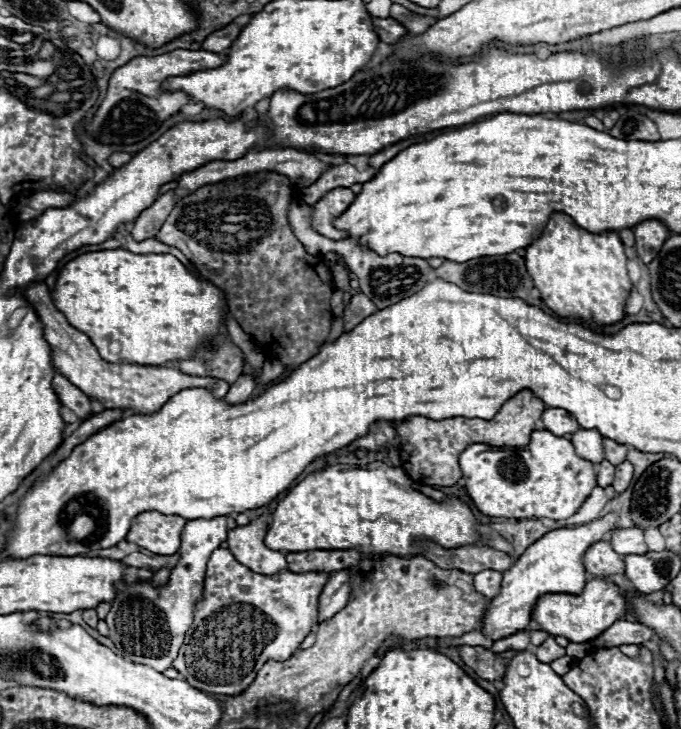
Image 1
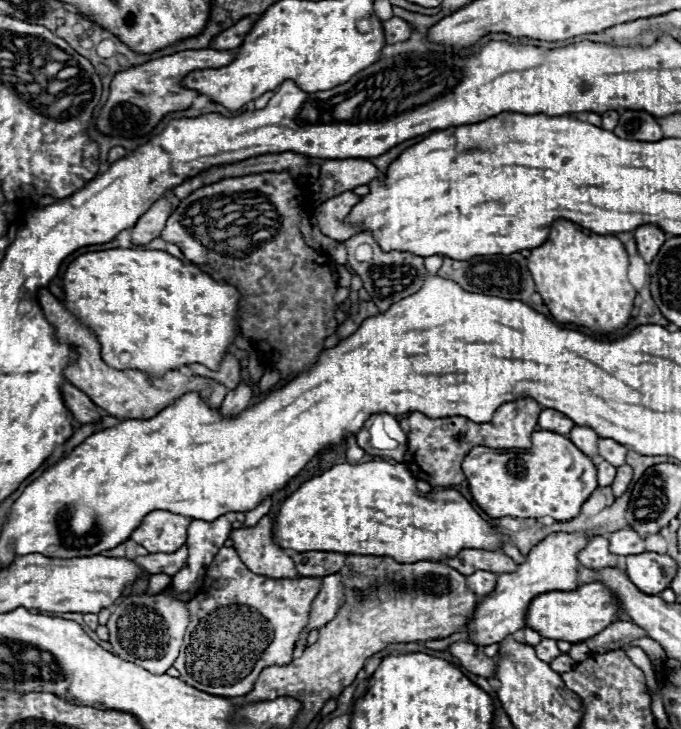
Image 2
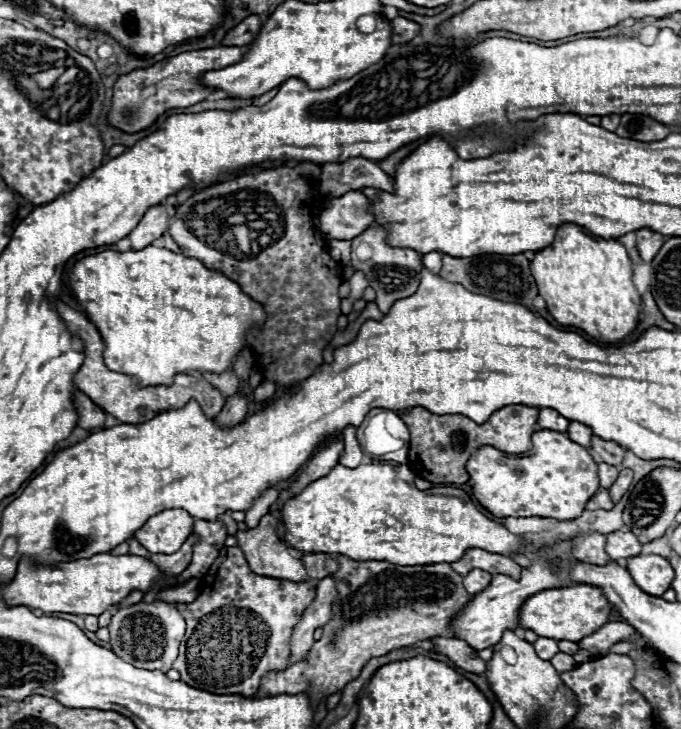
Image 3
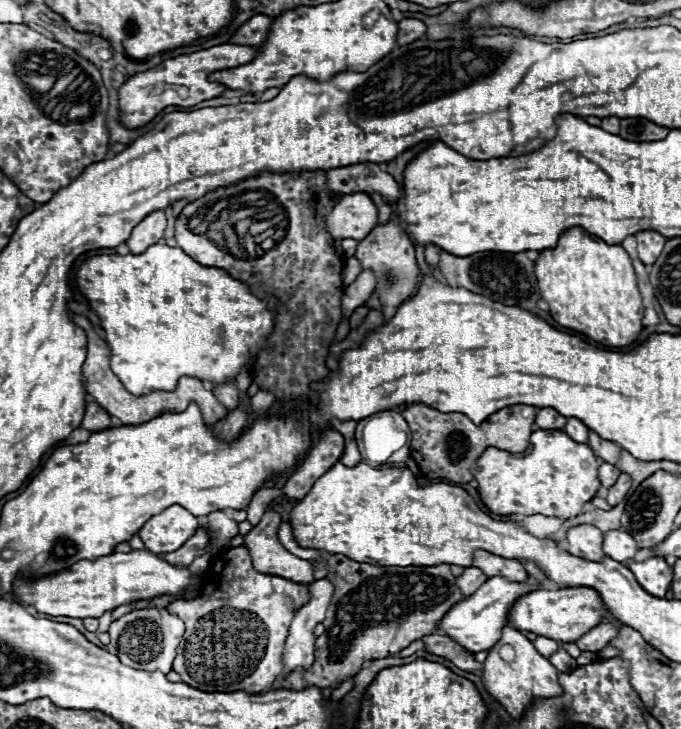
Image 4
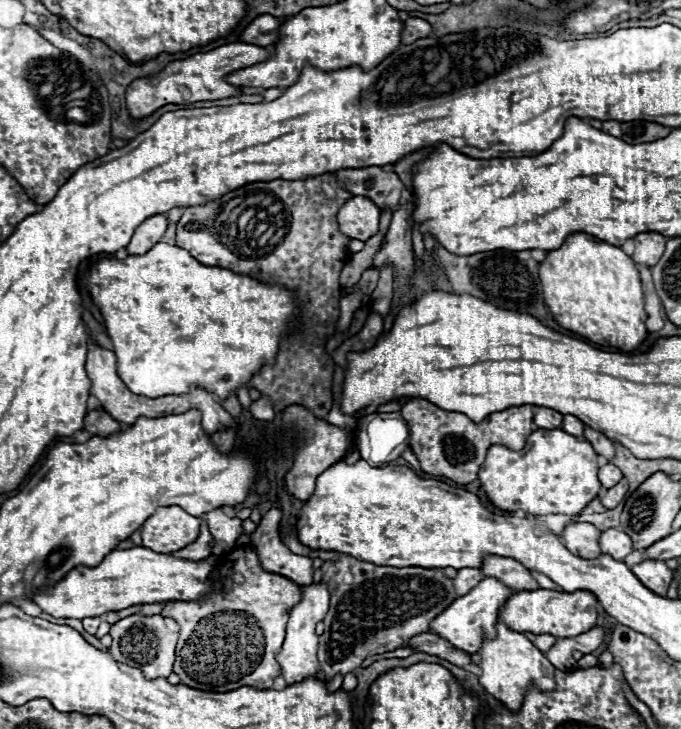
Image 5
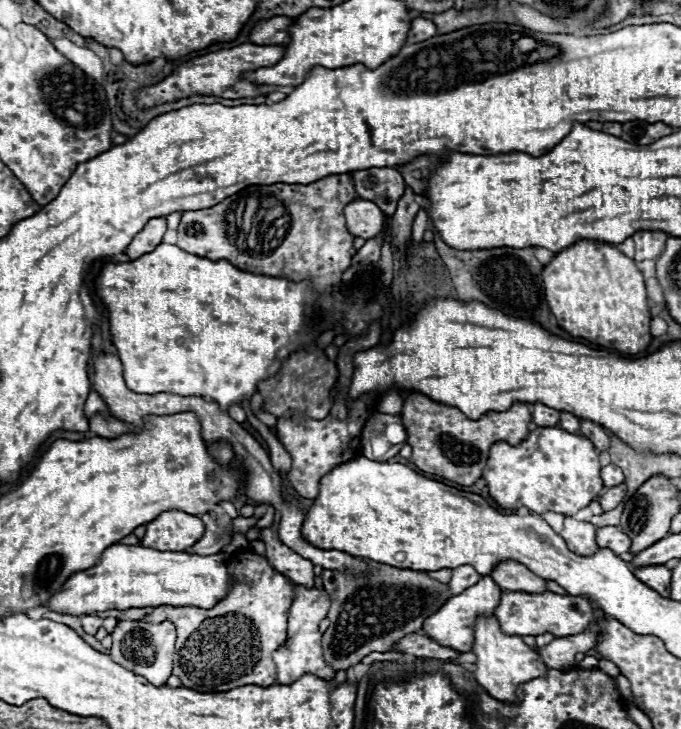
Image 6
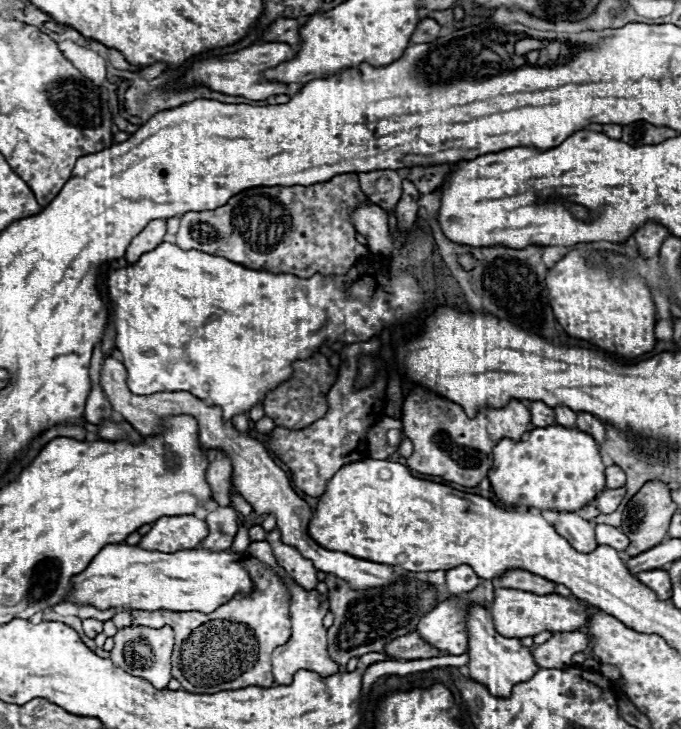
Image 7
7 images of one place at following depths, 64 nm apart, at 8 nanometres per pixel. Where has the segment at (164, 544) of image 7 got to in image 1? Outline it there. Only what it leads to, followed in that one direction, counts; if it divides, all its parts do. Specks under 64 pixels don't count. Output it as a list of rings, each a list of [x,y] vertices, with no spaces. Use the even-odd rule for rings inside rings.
[[[142,512],[132,518],[126,542],[146,548],[154,554],[176,554],[180,548],[180,534],[186,518],[168,516],[160,512]]]

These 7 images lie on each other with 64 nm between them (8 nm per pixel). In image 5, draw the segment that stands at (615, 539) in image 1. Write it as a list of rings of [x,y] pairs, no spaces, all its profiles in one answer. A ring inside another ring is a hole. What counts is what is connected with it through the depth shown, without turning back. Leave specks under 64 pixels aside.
[[[608,528],[602,532],[600,548],[604,554],[610,554],[614,560],[624,560],[634,550],[630,536],[616,528]]]

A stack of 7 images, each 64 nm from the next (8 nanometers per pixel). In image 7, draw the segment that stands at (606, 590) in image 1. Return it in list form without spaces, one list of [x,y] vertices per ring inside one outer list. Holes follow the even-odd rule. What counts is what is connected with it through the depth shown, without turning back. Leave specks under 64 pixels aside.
[[[496,588],[494,602],[490,604],[488,610],[492,614],[496,630],[506,638],[526,638],[526,636],[540,634],[542,630],[576,632],[588,620],[588,608],[580,600],[570,600],[558,594],[538,596],[522,590],[512,590],[512,588]]]

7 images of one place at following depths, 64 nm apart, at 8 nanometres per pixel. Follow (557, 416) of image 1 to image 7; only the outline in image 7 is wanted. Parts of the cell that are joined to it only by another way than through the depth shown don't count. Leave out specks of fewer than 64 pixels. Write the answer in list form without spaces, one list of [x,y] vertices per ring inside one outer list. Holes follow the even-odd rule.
[[[536,400],[530,404],[530,412],[532,412],[532,424],[538,426],[538,428],[544,428],[544,426],[552,426],[556,424],[556,418],[554,418],[554,410],[548,408],[544,402]]]

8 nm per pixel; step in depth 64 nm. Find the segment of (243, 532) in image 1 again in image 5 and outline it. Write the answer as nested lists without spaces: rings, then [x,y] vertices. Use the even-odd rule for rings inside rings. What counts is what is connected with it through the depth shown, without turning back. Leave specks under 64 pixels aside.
[[[272,508],[262,516],[262,522],[250,534],[250,544],[258,554],[258,562],[264,570],[282,574],[300,586],[310,586],[314,572],[312,560],[292,554],[280,542],[280,534],[278,534],[280,520],[282,520],[282,512],[278,508]]]

